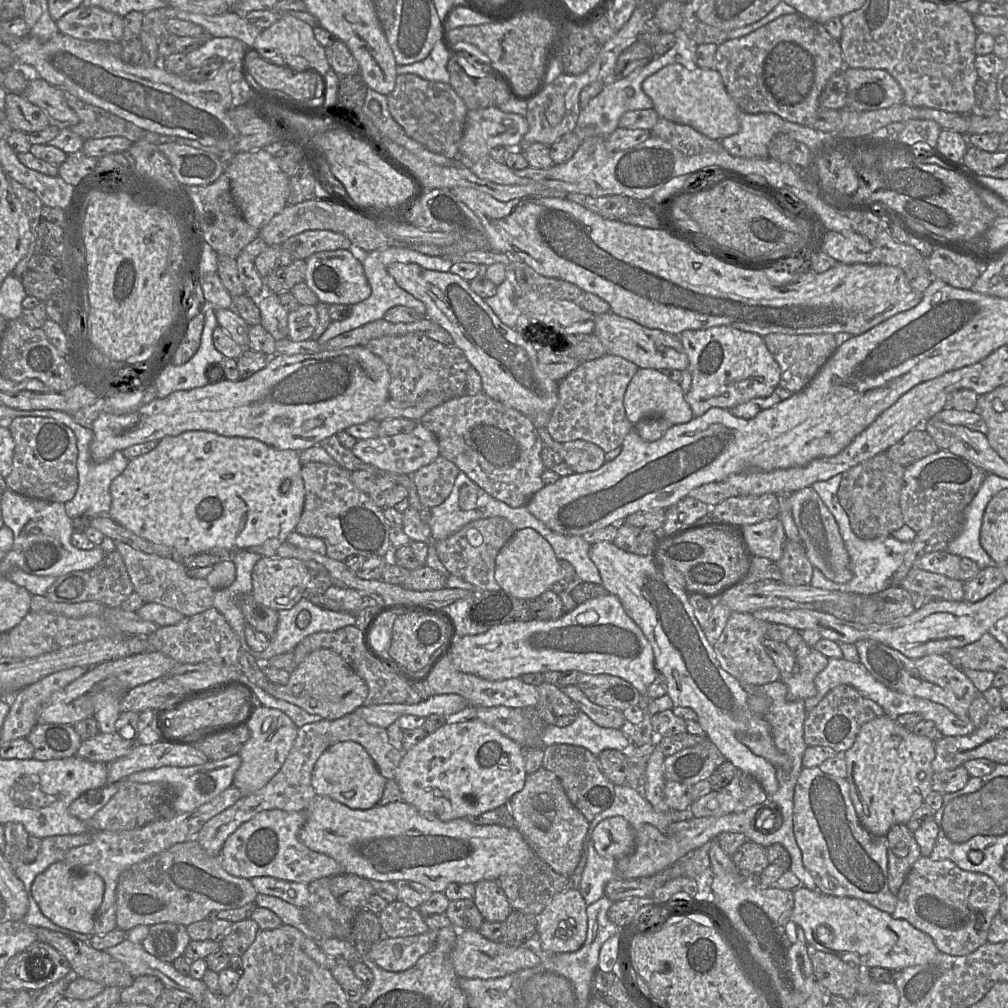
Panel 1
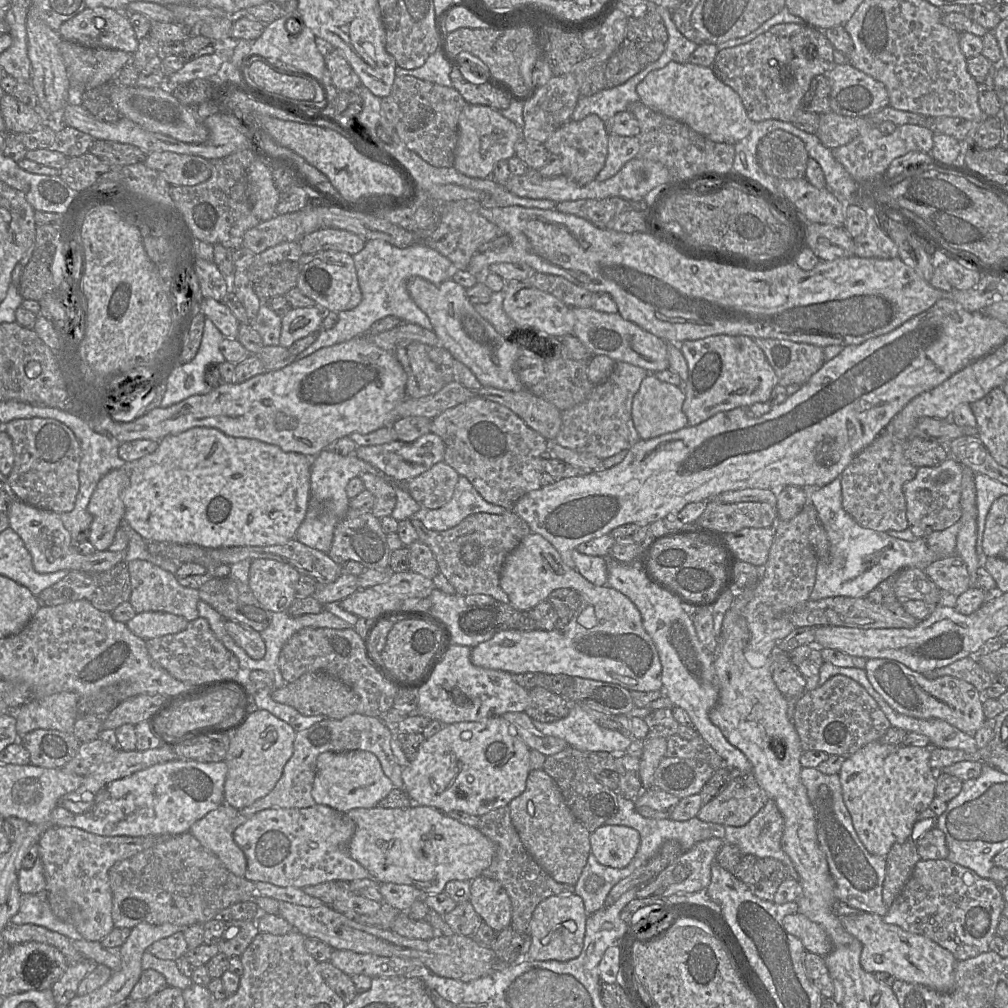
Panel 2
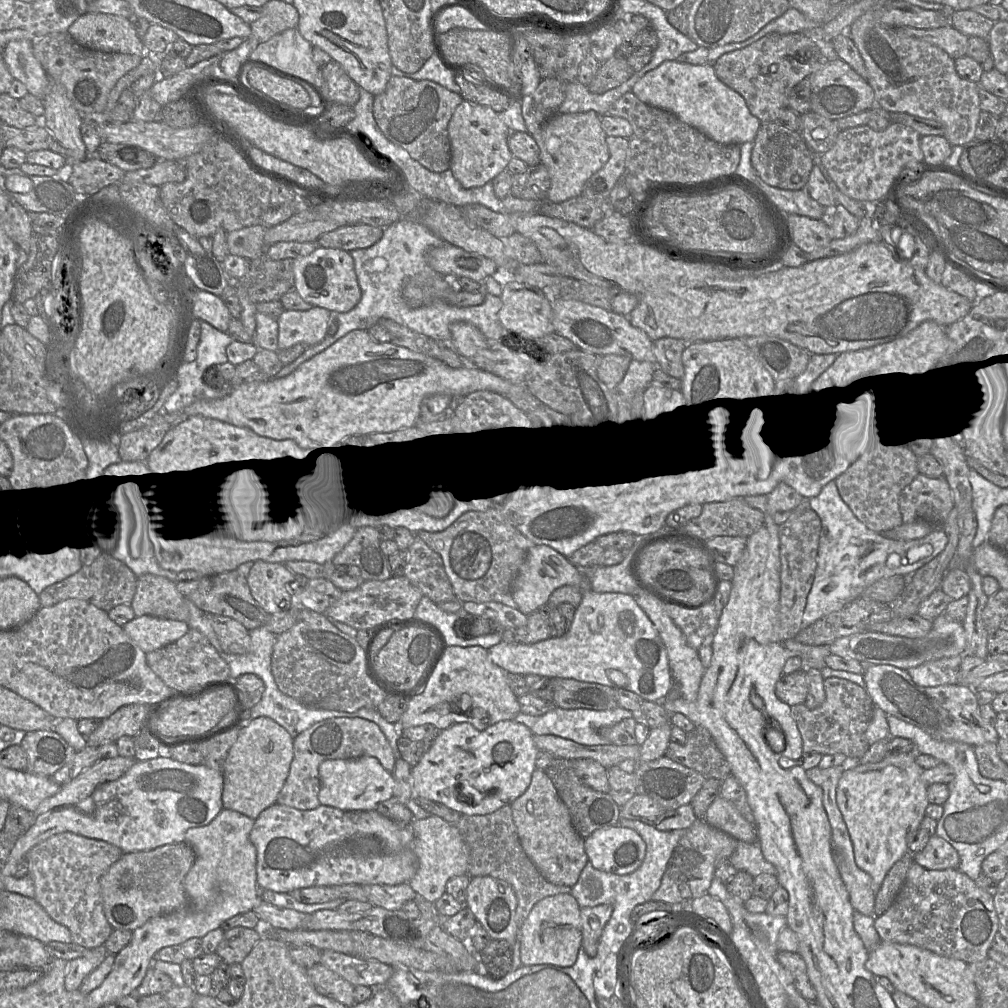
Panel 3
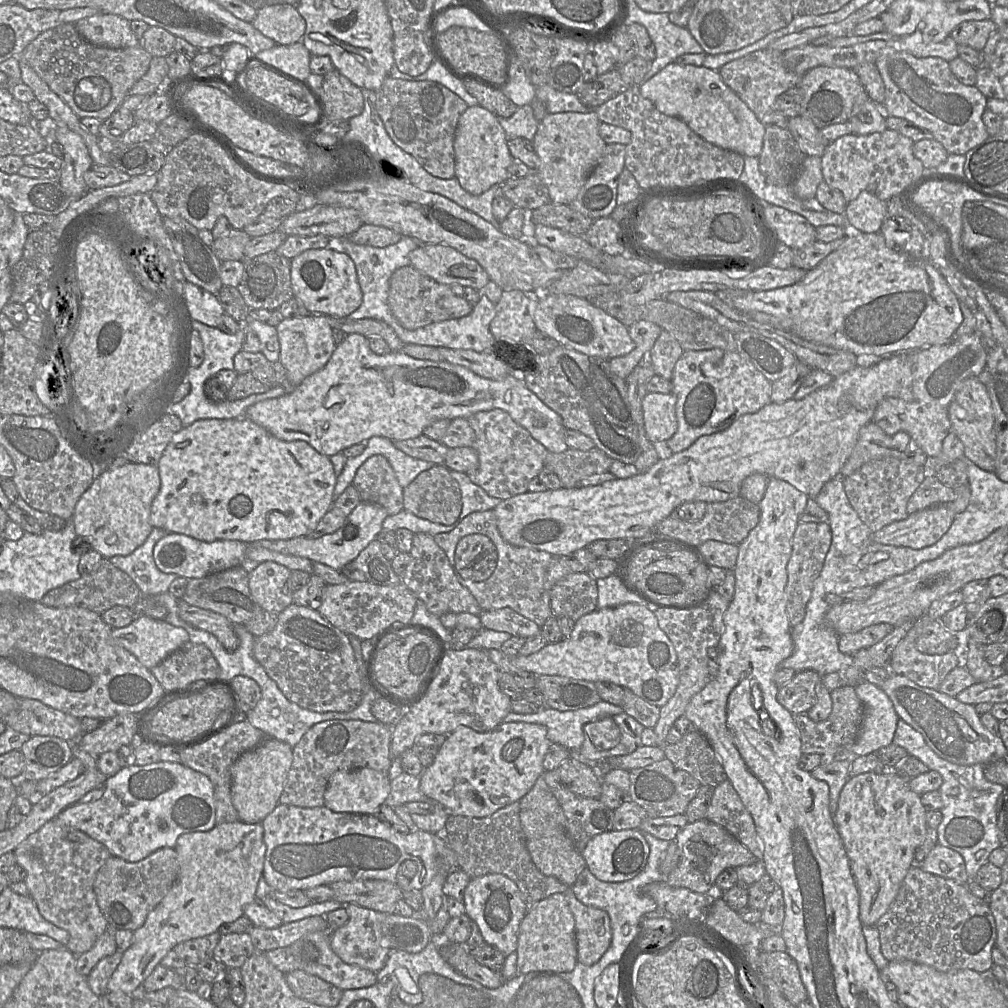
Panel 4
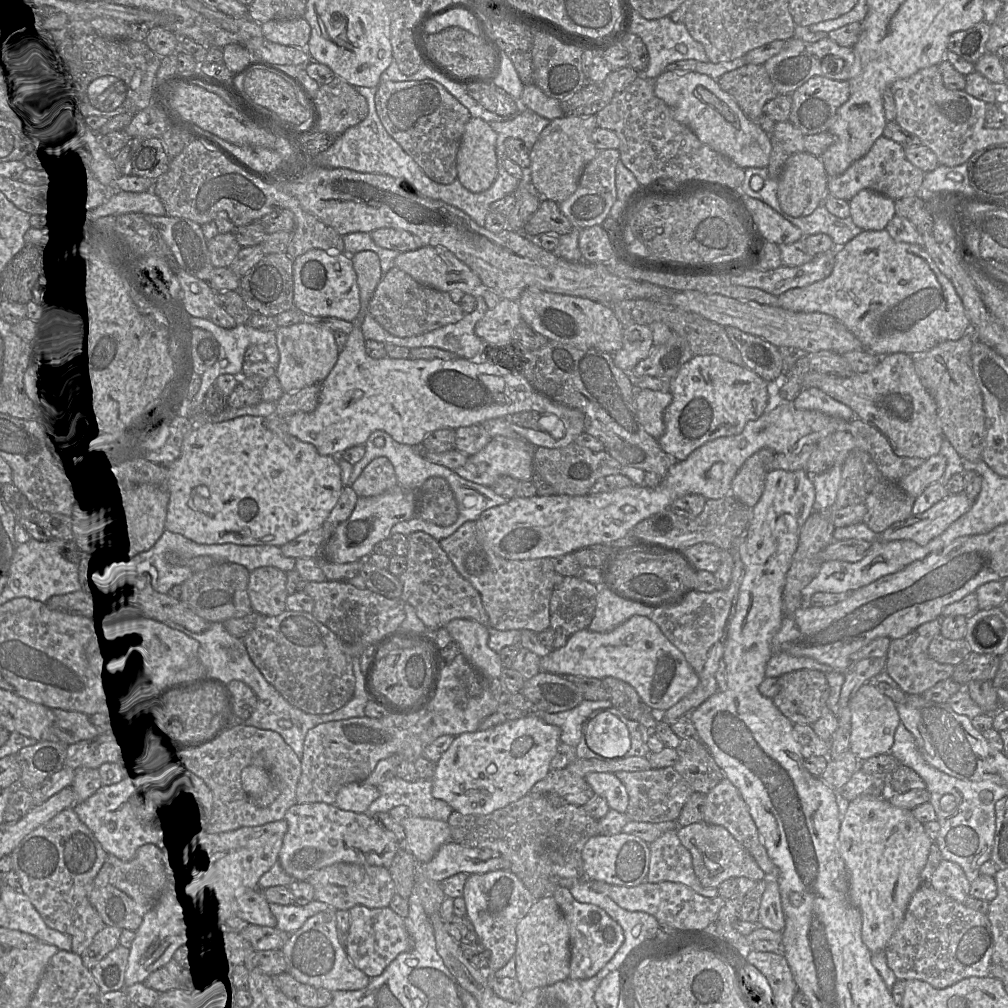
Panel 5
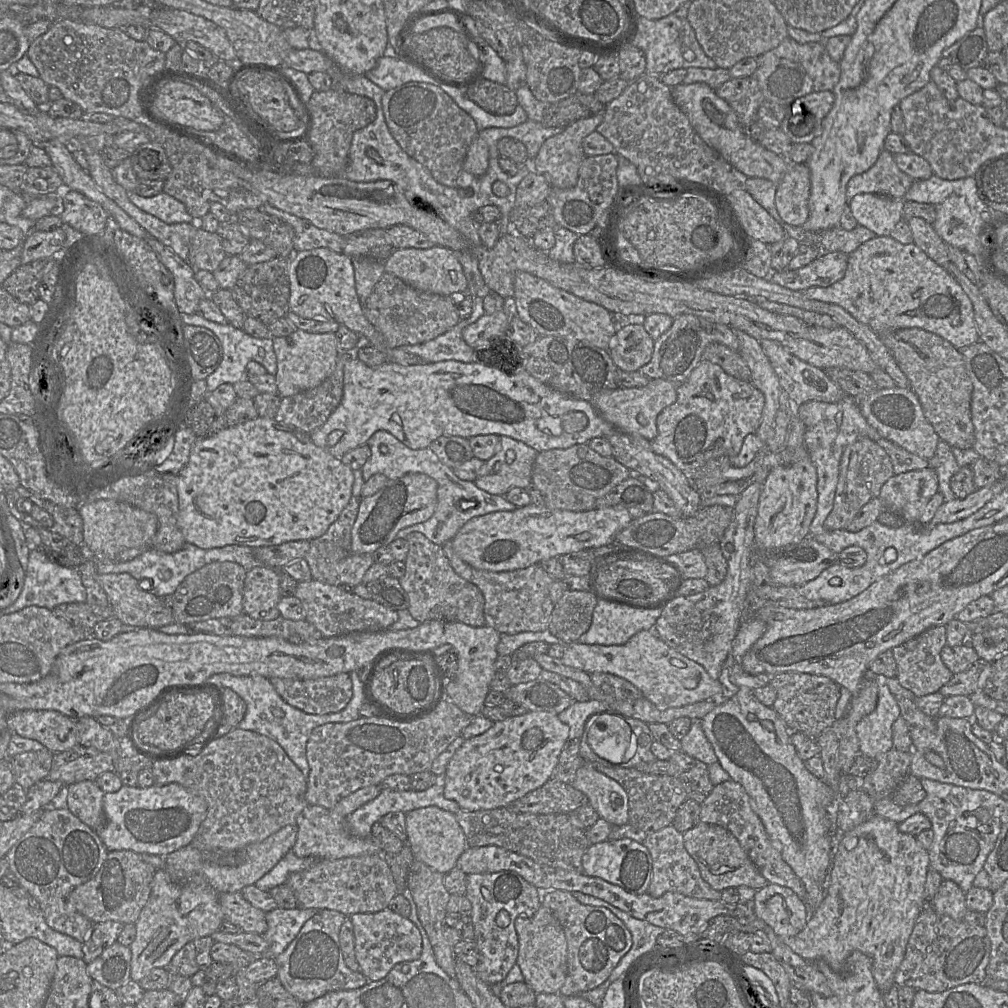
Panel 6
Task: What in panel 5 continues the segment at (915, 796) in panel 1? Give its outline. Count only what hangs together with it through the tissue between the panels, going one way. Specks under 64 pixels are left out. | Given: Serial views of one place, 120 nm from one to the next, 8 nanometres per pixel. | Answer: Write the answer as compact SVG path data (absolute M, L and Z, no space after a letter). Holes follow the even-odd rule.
M860 796L845 804L839 849L849 872L851 902L862 915L862 941L871 953L885 951L888 941L902 923L912 896L922 885L921 872L932 843L924 824L914 817L911 810L892 805L884 796Z

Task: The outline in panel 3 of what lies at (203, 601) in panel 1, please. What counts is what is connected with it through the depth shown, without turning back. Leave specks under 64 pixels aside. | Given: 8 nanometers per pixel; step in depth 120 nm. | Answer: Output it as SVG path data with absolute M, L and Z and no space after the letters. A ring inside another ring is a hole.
M145 574L137 577L131 607L137 617L150 615L188 622L186 598L177 590L175 583L166 577Z

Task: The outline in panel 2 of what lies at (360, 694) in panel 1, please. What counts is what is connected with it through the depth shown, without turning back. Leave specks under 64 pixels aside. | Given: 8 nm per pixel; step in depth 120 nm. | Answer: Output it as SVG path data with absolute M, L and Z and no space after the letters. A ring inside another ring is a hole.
M324 673L304 674L296 681L273 690L271 698L275 702L293 707L303 716L324 715L336 720L356 713L359 705L359 697L350 687Z

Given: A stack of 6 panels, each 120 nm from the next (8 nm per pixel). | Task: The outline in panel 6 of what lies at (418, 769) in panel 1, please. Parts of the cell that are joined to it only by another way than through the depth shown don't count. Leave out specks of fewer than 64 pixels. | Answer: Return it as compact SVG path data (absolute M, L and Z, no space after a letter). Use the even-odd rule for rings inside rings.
M530 711L495 722L485 733L469 738L454 753L441 782L444 797L455 801L464 811L505 808L527 793L541 787L554 776L559 755L569 739L570 727L558 715L547 711Z

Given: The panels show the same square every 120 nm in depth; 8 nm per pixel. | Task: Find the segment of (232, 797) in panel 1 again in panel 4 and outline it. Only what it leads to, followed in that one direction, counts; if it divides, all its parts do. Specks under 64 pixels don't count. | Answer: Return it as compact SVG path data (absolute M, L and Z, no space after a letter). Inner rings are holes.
M56 817L30 835L13 852L17 865L26 871L24 882L40 914L69 933L66 949L75 956L90 950L108 929L108 922L99 909L93 889L97 872L112 856L108 848Z

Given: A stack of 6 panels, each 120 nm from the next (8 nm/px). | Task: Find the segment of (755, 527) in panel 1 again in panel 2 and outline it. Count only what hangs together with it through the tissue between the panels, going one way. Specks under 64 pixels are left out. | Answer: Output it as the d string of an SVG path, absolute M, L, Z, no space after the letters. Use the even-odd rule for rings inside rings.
M744 528L717 536L728 553L729 561L742 561L763 567L774 541L775 528Z

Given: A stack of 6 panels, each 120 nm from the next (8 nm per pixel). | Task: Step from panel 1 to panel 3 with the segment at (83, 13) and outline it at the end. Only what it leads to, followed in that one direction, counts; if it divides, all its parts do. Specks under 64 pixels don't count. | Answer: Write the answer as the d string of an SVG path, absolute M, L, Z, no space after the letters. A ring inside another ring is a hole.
M86 12L68 28L81 46L102 51L143 56L146 51L131 20L120 15Z

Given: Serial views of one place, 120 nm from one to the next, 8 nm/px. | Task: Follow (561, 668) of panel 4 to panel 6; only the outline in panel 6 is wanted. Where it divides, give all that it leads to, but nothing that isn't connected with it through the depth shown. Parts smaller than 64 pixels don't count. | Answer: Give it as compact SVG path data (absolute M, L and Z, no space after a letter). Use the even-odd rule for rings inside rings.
M642 630L622 645L569 644L561 661L589 674L602 672L624 678L660 709L677 708L706 700L724 700L723 687L718 679L712 679L703 666L667 645L653 630Z

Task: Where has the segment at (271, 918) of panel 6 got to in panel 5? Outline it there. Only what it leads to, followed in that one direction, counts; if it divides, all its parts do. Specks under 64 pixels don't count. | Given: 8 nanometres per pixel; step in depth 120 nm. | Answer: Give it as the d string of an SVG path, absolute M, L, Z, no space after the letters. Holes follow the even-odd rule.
M312 900L304 906L298 906L296 904L287 906L269 904L269 909L276 919L276 927L292 934L300 929L310 917L327 911L330 907L323 902Z

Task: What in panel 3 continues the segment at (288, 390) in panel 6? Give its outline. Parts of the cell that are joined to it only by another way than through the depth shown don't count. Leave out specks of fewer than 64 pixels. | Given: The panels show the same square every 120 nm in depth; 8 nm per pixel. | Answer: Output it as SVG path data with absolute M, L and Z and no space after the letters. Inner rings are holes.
M313 306L306 311L285 310L277 319L278 348L286 350L296 344L313 346L327 335L330 311Z

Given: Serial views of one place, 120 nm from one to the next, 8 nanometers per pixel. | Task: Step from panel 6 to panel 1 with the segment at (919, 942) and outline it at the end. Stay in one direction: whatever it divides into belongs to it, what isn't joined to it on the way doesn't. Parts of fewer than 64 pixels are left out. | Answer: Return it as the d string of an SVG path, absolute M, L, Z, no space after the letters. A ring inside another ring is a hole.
M920 857L913 865L898 891L897 904L892 917L908 921L914 928L928 934L940 952L952 956L965 956L987 942L993 918L999 913L1002 890L985 874L962 870L949 860L933 861Z

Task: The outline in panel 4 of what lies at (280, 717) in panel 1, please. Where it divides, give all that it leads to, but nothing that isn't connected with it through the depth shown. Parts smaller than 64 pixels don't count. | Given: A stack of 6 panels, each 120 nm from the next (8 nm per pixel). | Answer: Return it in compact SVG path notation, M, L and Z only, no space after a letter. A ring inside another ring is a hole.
M270 737L238 757L231 768L231 800L239 820L261 823L274 810L279 804L292 762L293 747Z

